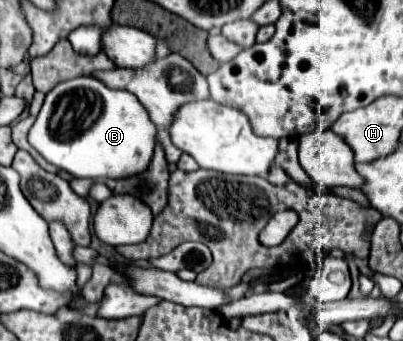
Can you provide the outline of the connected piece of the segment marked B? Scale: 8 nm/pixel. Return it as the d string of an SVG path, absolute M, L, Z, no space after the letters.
M76 77L58 83L46 93L44 105L28 133L28 143L52 165L68 171L72 177L84 177L94 181L126 179L126 175L138 175L148 169L148 163L156 145L156 127L150 121L146 109L128 91L108 89L104 83L92 77Z

